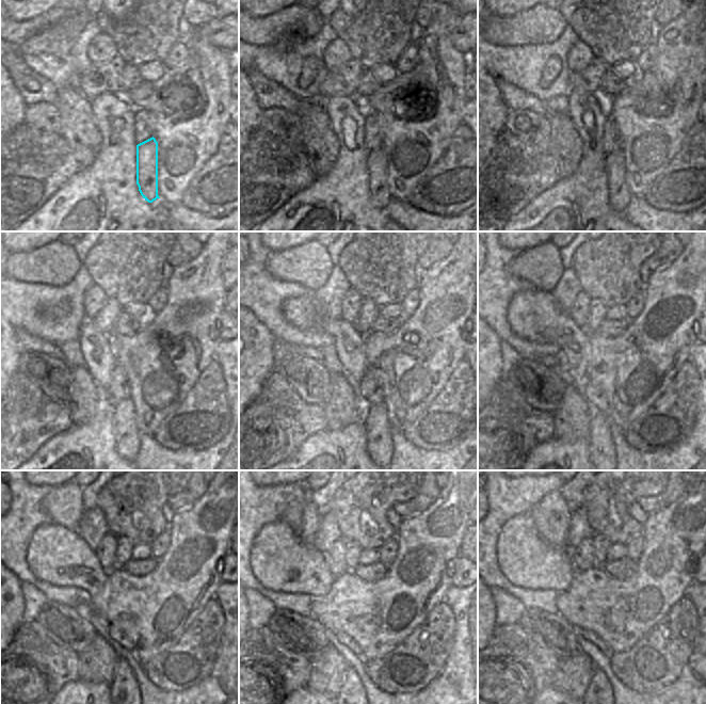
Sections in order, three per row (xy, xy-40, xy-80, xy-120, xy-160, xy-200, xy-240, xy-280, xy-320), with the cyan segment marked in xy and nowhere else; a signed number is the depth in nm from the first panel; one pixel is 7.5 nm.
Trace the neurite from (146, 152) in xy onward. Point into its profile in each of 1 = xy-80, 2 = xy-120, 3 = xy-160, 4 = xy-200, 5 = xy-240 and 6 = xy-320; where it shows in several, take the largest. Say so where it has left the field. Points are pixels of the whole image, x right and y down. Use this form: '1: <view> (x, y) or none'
1: xy-80 (619, 194)
2: xy-120 (137, 432)
3: xy-160 (369, 431)
4: xy-200 (600, 445)
5: xy-240 (124, 686)
6: xy-320 (599, 687)

